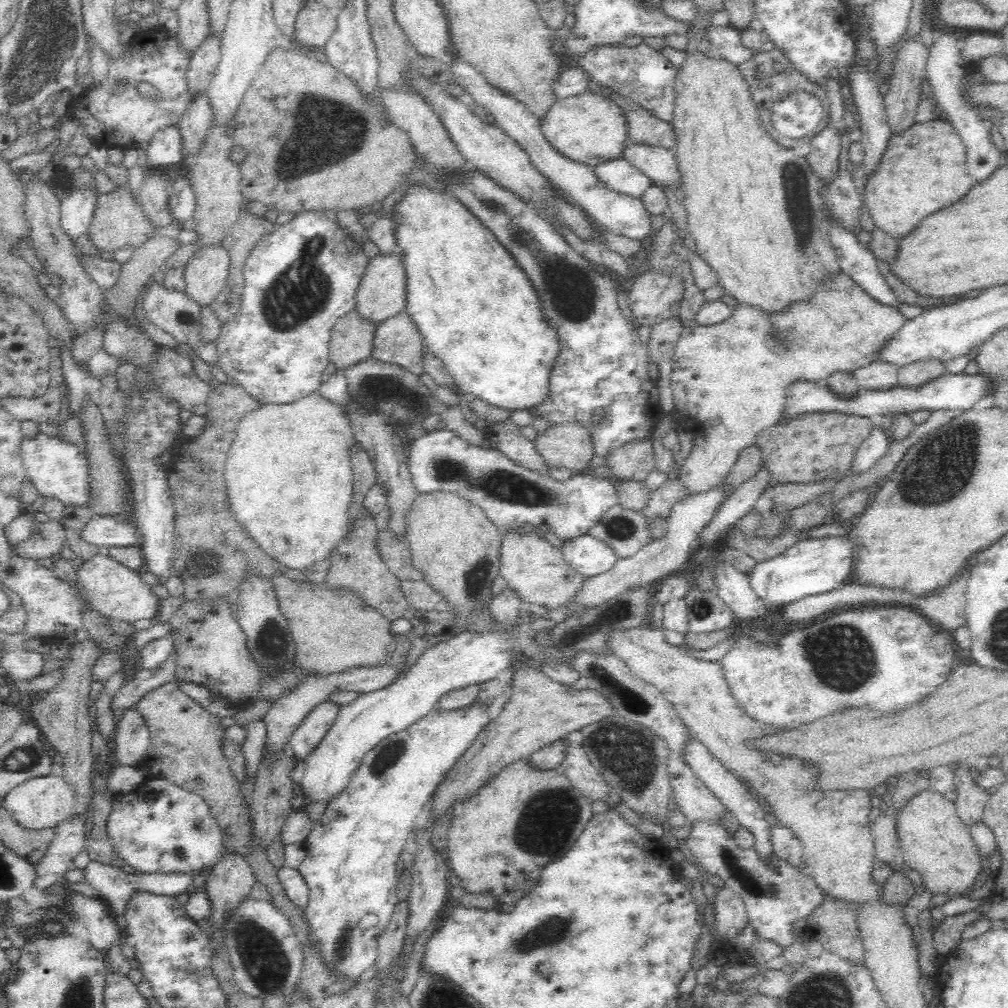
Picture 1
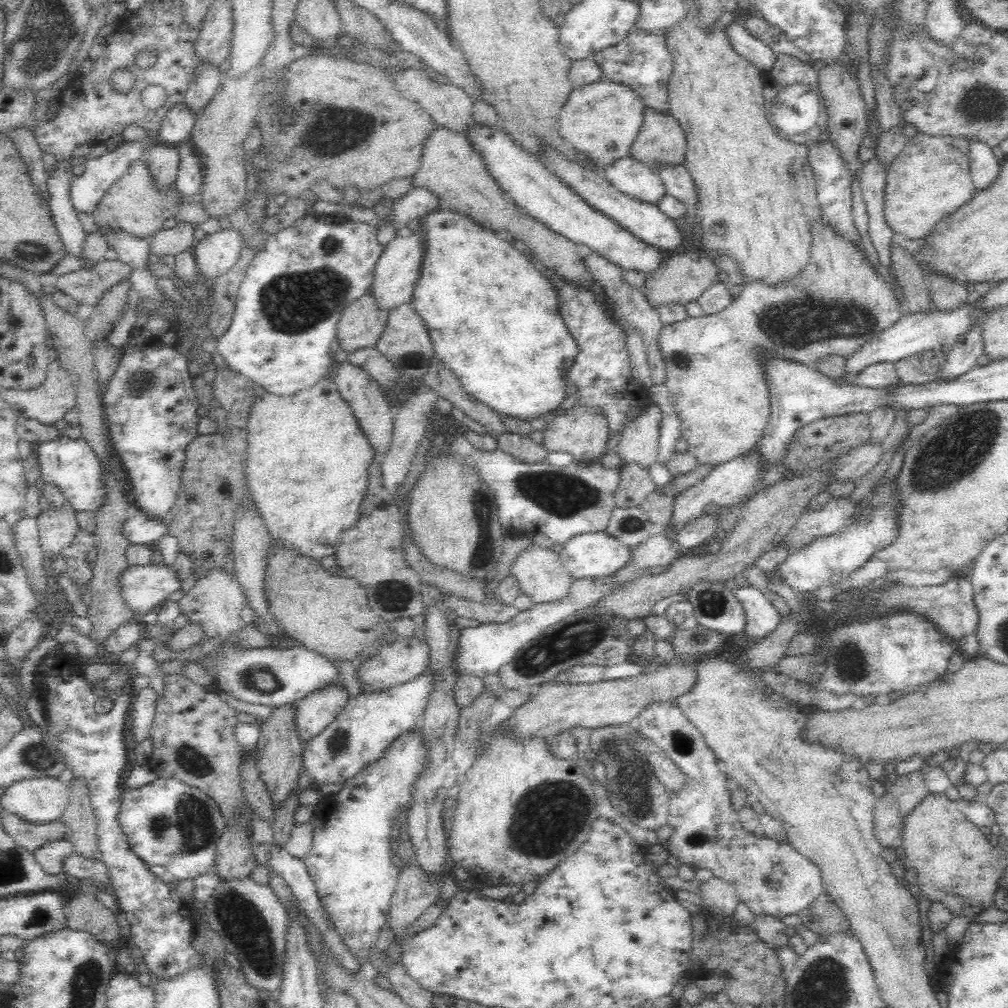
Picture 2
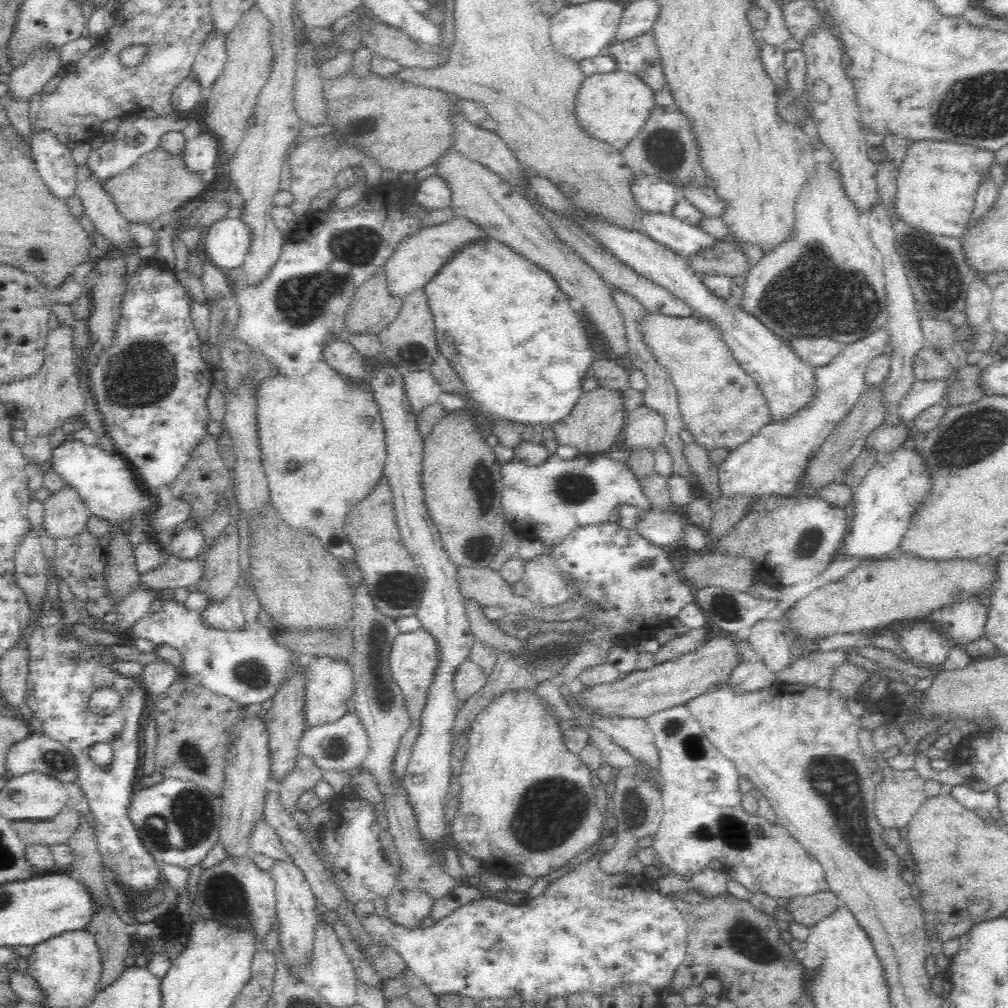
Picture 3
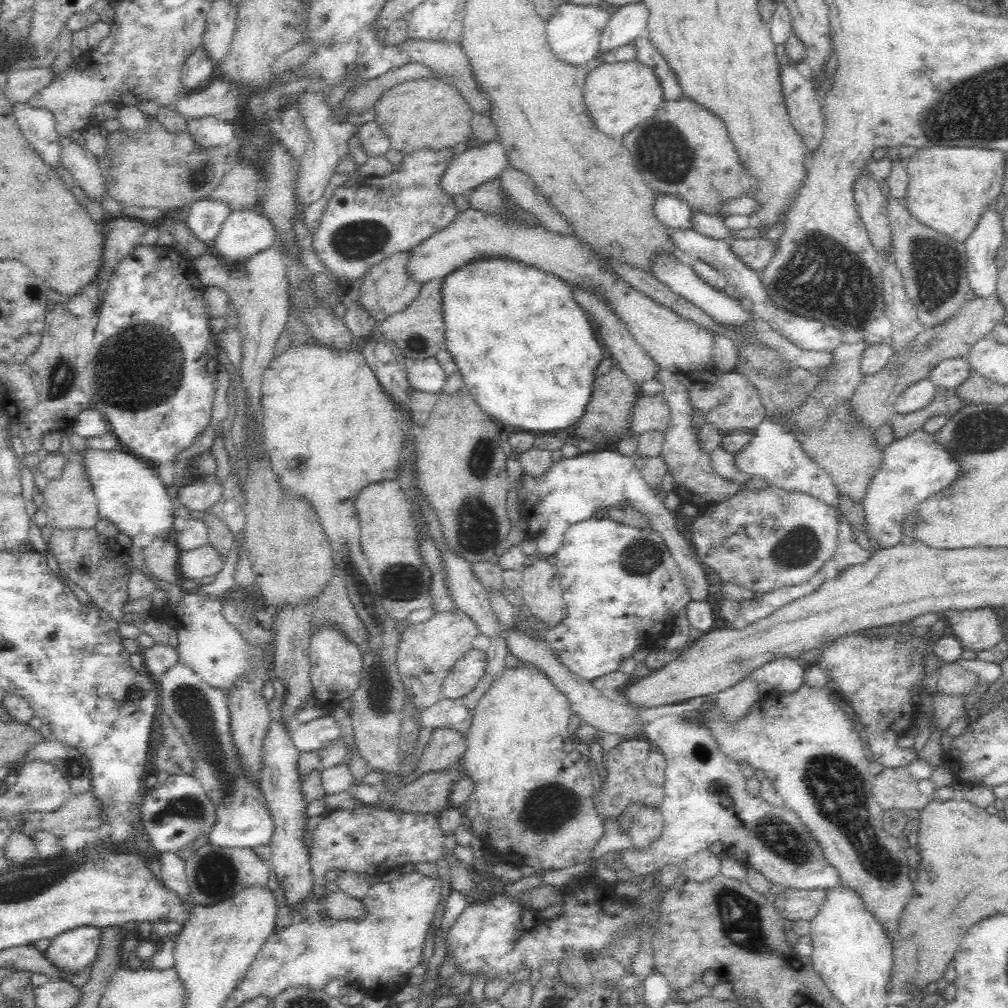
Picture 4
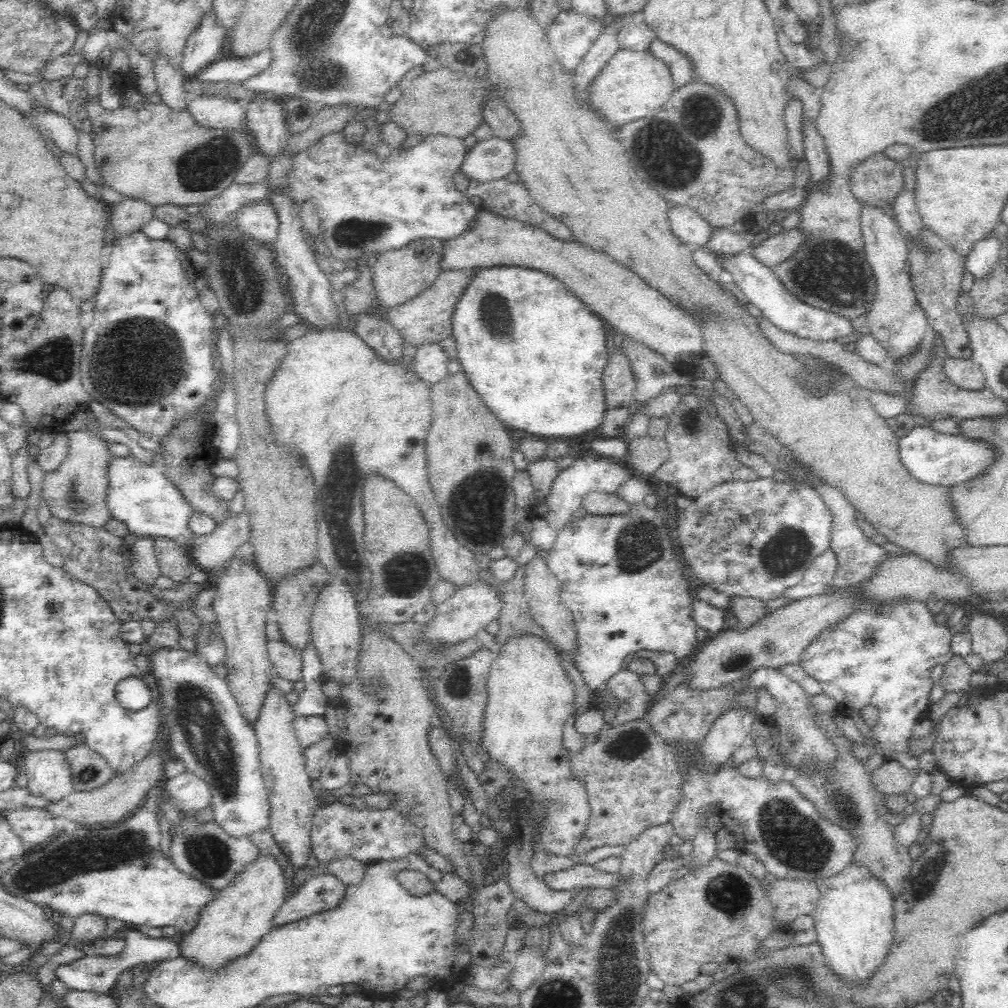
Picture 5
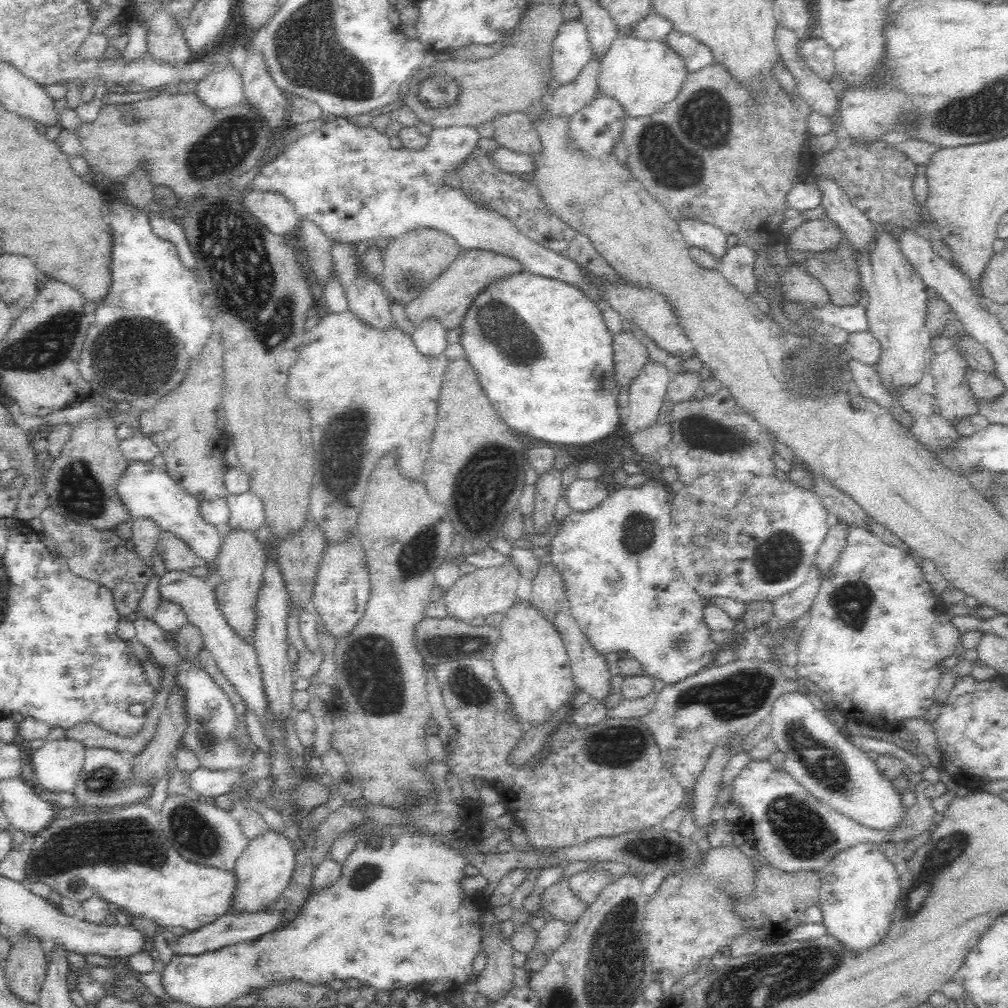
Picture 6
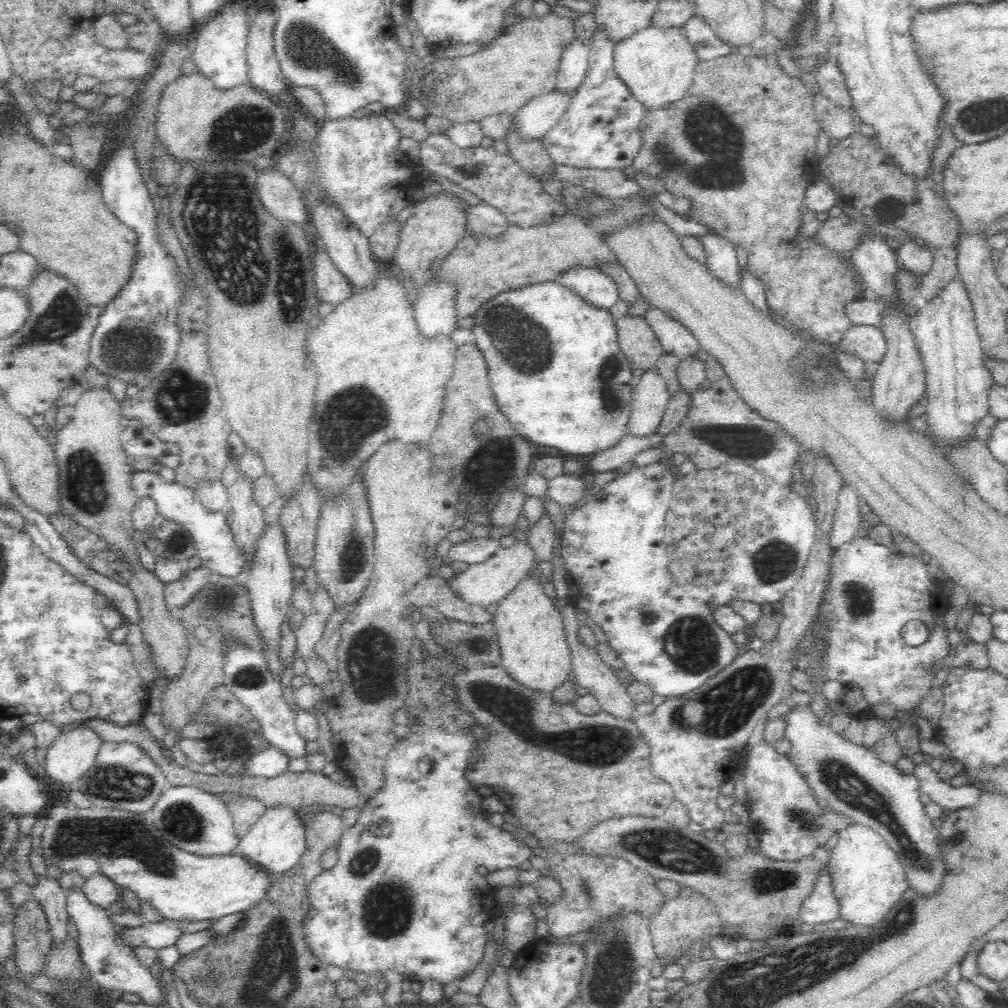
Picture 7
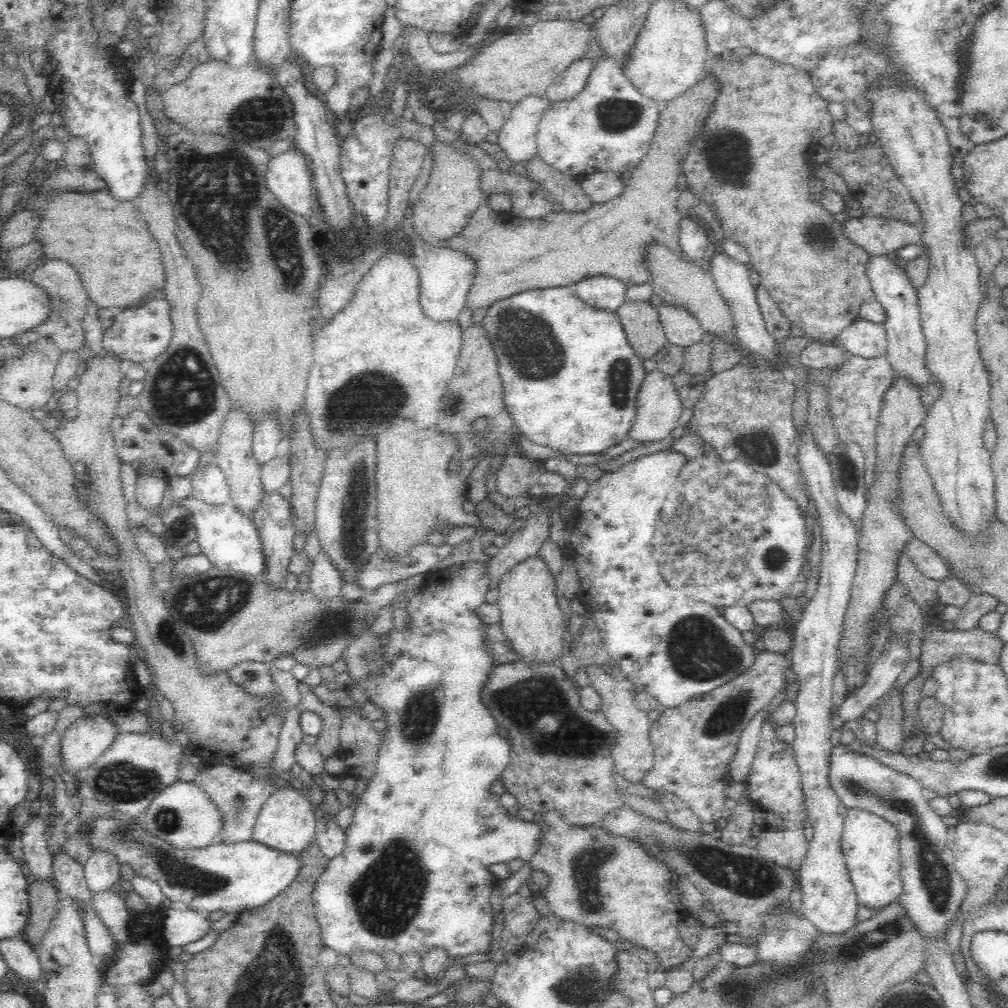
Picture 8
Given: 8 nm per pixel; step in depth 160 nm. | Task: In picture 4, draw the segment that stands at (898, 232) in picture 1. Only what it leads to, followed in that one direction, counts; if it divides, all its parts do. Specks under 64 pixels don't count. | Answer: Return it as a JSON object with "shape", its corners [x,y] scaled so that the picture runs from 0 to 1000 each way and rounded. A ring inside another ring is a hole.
{"shape":[[[925,145],[898,159],[902,175],[899,206],[915,222],[956,240],[994,192],[998,151],[970,146]]]}

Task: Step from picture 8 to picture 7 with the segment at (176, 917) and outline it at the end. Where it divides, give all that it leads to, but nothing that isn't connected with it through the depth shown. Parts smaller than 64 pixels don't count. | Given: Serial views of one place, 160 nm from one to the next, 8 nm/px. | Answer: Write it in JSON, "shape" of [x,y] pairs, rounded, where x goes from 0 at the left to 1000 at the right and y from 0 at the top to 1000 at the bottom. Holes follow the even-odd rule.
{"shape":[[[159,913],[159,915],[146,916],[135,921],[122,921],[122,931],[129,940],[133,938],[148,938],[155,943],[173,938],[183,923],[182,915],[177,913]]]}

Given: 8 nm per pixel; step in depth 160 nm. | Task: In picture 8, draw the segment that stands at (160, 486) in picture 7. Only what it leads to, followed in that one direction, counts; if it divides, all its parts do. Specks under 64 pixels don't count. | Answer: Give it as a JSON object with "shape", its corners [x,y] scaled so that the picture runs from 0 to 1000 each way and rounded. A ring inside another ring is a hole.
{"shape":[[[187,491],[177,495],[174,499],[185,501],[192,509],[192,521],[194,521],[195,538],[200,548],[206,552],[210,562],[218,565],[230,566],[240,572],[257,573],[266,567],[265,552],[261,546],[256,523],[250,512],[238,507],[234,501],[206,500]]]}

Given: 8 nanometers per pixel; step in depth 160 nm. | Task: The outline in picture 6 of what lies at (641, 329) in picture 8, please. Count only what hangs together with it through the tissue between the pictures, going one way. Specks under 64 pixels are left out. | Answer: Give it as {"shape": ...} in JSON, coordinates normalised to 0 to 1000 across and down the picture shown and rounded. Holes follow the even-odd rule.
{"shape":[[[616,326],[608,331],[609,370],[615,383],[623,383],[643,359],[645,351],[641,341],[635,339],[627,329]]]}

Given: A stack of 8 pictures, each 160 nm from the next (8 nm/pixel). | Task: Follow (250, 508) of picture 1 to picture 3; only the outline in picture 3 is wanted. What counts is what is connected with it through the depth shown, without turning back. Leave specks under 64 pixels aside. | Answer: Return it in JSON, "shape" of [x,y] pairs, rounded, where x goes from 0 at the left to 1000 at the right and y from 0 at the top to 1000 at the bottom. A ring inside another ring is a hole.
{"shape":[[[317,354],[305,370],[262,372],[256,381],[255,403],[268,498],[290,523],[304,523],[306,527],[313,528],[313,532],[320,536],[321,544],[333,555],[352,558],[353,546],[341,526],[343,514],[348,504],[367,490],[382,471],[385,451],[380,416],[367,375],[345,374]]]}

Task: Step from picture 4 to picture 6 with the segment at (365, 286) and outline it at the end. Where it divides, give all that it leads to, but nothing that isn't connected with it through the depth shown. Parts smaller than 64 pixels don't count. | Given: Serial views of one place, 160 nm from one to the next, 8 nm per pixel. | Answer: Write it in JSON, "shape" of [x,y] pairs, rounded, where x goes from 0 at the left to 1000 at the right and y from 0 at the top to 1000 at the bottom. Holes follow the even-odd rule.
{"shape":[[[425,223],[405,227],[402,231],[397,231],[381,241],[382,243],[379,244],[380,269],[376,276],[389,300],[404,301],[413,296],[428,278],[448,262],[457,247],[454,239],[446,231]]]}

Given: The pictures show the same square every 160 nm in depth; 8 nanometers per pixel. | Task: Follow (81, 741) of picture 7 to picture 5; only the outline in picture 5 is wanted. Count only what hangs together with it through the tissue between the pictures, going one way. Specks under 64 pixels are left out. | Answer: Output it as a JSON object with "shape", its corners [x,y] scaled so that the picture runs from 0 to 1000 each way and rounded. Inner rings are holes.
{"shape":[[[63,743],[26,744],[21,761],[27,770],[27,782],[34,790],[42,790],[52,796],[74,785],[71,759]]]}

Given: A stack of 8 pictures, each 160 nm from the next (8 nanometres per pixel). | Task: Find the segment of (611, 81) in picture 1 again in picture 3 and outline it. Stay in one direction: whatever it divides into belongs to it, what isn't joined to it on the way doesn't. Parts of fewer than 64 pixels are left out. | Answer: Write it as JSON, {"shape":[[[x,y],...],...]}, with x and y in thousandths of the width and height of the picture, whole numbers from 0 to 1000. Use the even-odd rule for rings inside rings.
{"shape":[[[647,31],[627,40],[605,43],[599,52],[611,57],[613,69],[622,69],[638,77],[649,90],[651,104],[668,105],[669,96],[658,73],[656,56]]]}

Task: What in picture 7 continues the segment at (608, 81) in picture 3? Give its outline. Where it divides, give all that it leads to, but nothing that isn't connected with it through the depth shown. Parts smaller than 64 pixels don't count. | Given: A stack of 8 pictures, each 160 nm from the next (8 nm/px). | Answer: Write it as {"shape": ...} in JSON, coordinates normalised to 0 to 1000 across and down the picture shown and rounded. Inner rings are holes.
{"shape":[[[646,23],[609,46],[611,72],[643,109],[661,106],[679,97],[689,77],[687,71],[694,61],[678,25],[653,27]]]}

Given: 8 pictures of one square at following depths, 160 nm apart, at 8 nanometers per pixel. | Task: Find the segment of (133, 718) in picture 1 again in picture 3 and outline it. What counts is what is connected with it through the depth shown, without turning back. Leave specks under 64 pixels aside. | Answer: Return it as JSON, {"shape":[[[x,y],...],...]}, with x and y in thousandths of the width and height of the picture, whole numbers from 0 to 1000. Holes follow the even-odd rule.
{"shape":[[[155,651],[152,656],[147,656],[142,661],[142,668],[139,672],[145,687],[157,690],[169,684],[178,666],[169,656]]]}

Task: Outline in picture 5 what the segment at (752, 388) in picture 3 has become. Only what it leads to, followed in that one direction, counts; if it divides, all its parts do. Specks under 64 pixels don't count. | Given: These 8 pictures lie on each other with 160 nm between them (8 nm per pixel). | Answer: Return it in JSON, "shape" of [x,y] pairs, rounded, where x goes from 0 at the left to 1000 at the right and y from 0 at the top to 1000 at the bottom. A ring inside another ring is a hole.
{"shape":[[[483,209],[475,210],[472,222],[460,234],[440,239],[440,241],[442,241],[442,252],[438,258],[438,268],[470,266],[472,264],[475,266],[494,264],[529,266],[551,274],[556,280],[559,280],[585,308],[602,319],[608,329],[618,330],[621,334],[625,334],[641,345],[657,352],[663,359],[673,364],[684,364],[691,353],[696,352],[695,325],[682,310],[669,303],[662,294],[643,282],[641,278],[621,265],[615,264],[608,256],[597,250],[591,250],[579,242],[556,240],[531,224],[526,224],[512,217],[494,215]]]}

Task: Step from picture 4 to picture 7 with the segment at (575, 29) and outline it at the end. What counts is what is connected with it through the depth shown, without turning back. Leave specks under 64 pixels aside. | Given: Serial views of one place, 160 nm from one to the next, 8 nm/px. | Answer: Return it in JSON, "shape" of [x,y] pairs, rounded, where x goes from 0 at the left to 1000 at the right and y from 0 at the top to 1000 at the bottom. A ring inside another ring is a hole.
{"shape":[[[573,39],[569,40],[560,50],[556,63],[551,89],[560,93],[570,92],[581,77],[584,67],[584,47]]]}

